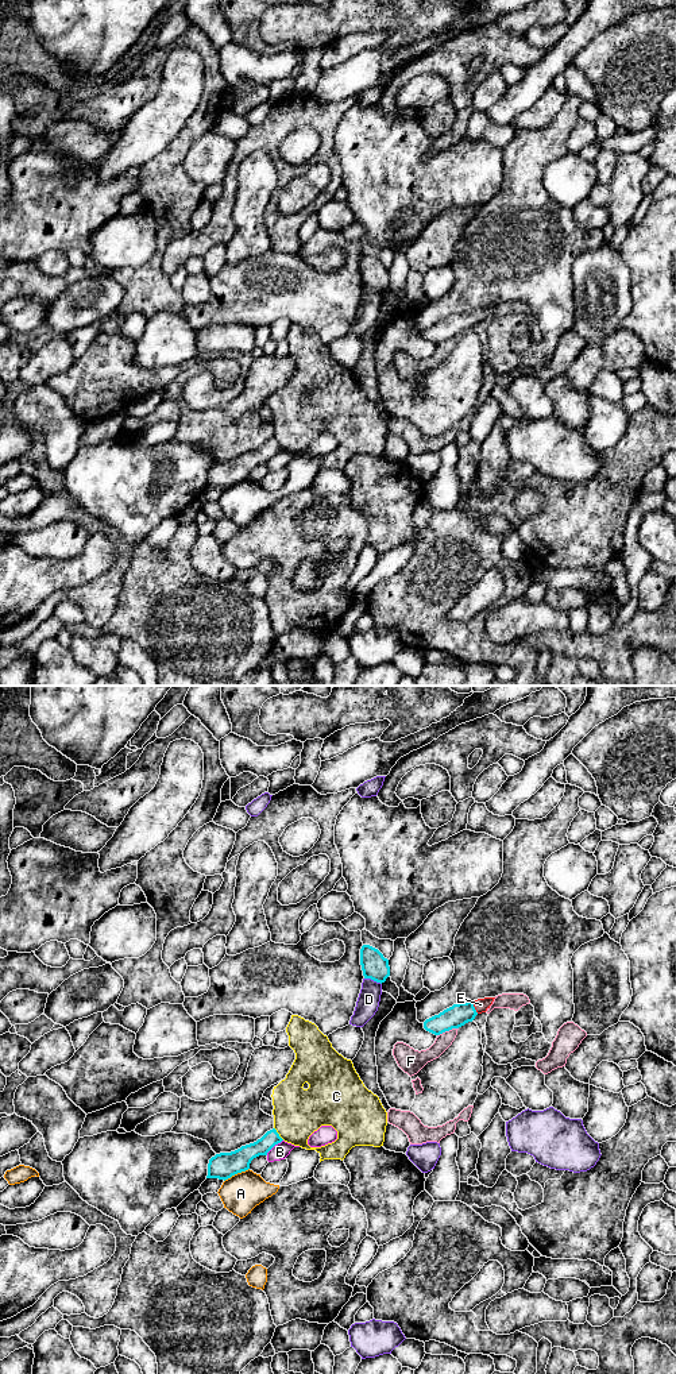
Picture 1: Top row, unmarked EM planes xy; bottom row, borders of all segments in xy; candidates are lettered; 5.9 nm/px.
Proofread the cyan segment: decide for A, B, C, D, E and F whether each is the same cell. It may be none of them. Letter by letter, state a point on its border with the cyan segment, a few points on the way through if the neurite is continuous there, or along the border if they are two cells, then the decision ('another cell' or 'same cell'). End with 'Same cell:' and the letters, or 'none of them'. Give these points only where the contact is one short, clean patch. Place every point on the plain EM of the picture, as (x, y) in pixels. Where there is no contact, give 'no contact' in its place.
A: meets cyan in xy at (236, 482); border along xy (248, 477), (224, 490); another cell
B: meets cyan in xy at (274, 454); border along xy (282, 448), (266, 463); another cell
C: meets cyan in xy at (278, 443); another cell
D: meets cyan in xy at (373, 288); border along xy (364, 286), (370, 286), (381, 293); another cell
E: meets cyan in xy at (474, 316); runs through xy (455, 325), (474, 316), (481, 313); same cell
F: meets cyan in xy at (447, 339); border along xy (458, 336), (437, 344); another cell
Same cell: E

